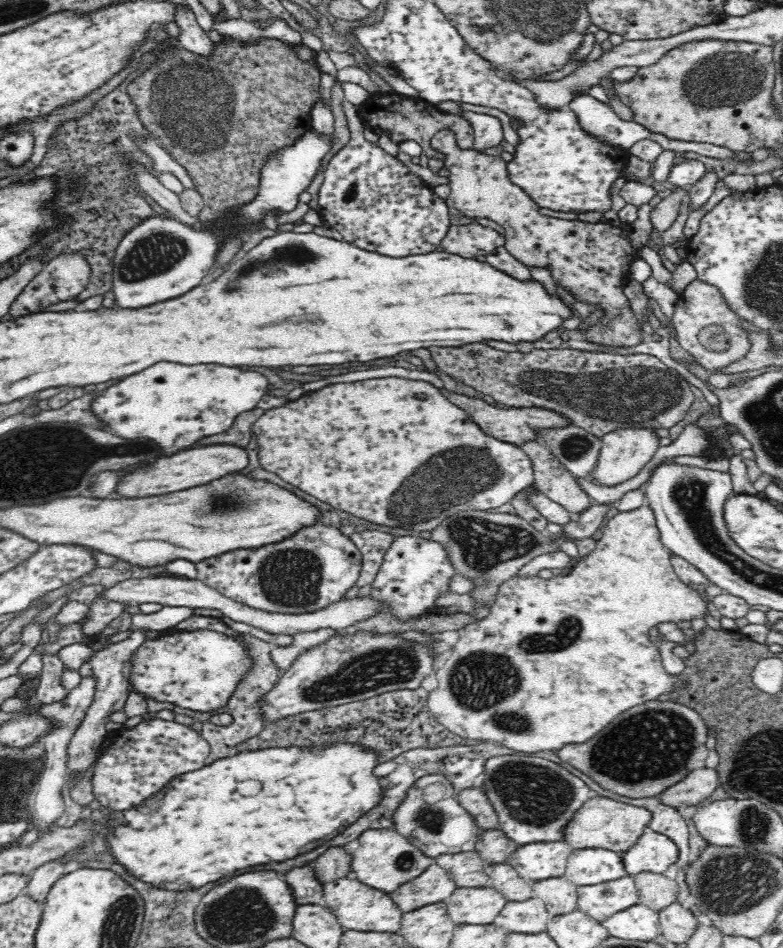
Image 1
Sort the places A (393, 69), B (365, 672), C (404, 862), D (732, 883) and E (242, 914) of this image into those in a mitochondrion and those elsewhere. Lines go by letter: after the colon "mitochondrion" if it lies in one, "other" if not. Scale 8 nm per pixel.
A: other
B: mitochondrion
C: mitochondrion
D: mitochondrion
E: mitochondrion

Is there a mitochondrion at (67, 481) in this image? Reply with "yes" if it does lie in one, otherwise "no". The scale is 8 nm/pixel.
yes

